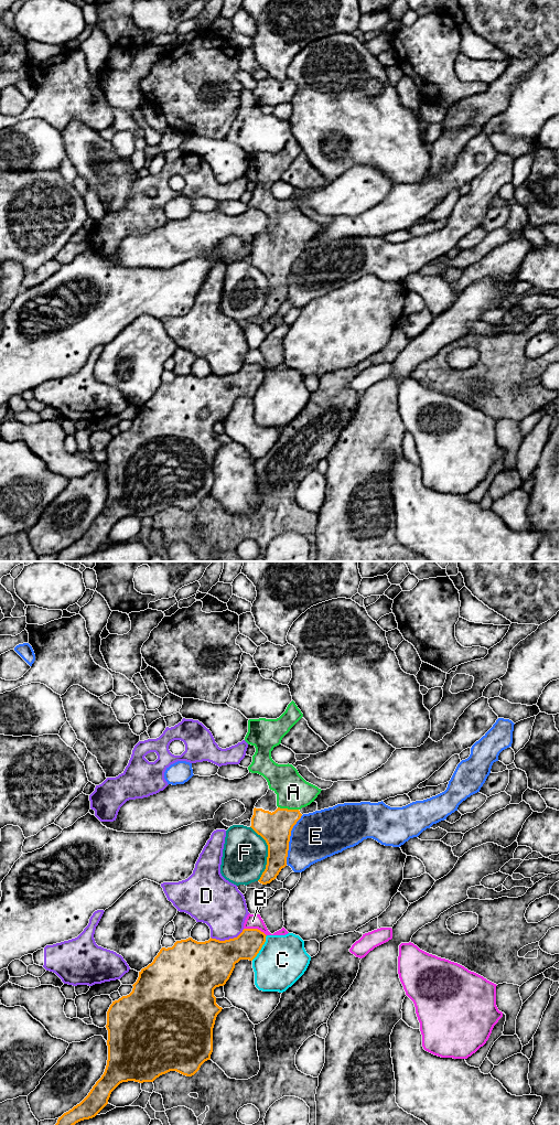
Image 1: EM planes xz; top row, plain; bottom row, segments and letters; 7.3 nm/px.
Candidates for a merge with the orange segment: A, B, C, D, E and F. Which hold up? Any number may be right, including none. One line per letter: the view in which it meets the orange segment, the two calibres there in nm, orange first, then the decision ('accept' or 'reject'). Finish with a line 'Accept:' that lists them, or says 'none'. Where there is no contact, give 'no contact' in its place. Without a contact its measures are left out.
A: xz | 220/240 nm | accept
B: xz | 190/110 nm | reject
C: xz | 190/360 nm | reject
D: xz | 360/340 nm | reject
E: xz | 220/340 nm | reject
F: xz | 220/320 nm | reject
Accept: A

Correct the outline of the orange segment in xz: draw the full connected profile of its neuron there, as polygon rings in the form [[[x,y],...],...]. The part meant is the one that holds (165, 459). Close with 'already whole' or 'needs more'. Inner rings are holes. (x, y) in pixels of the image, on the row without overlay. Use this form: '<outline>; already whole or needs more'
[[[244,364],[234,374],[219,376],[209,374],[197,377],[192,373],[176,376],[172,383],[162,383],[153,397],[139,407],[132,427],[112,437],[107,447],[108,495],[104,510],[88,531],[76,542],[58,553],[55,561],[74,561],[95,553],[107,539],[111,527],[122,517],[153,517],[170,506],[192,512],[211,494],[213,488],[213,463],[222,442],[216,439],[214,425],[229,415],[235,399],[240,395],[252,396],[266,377],[266,369],[258,364]]]; already whole

